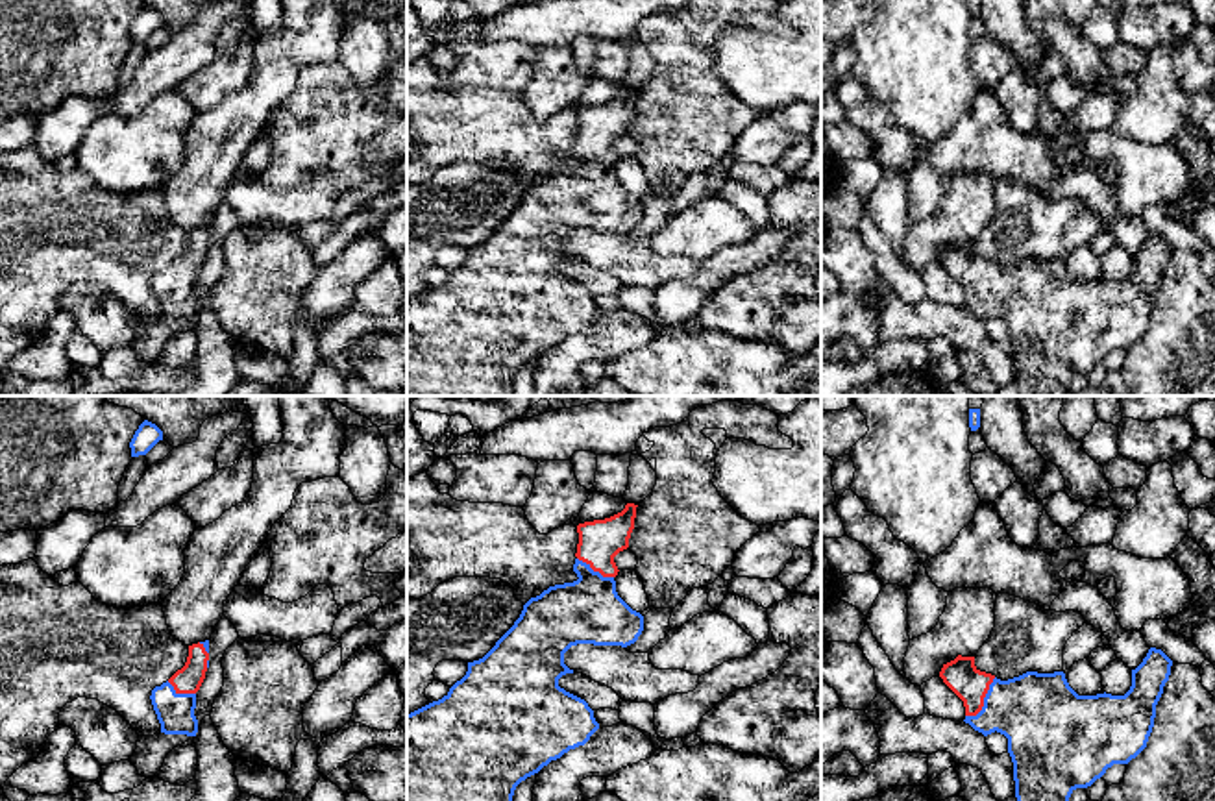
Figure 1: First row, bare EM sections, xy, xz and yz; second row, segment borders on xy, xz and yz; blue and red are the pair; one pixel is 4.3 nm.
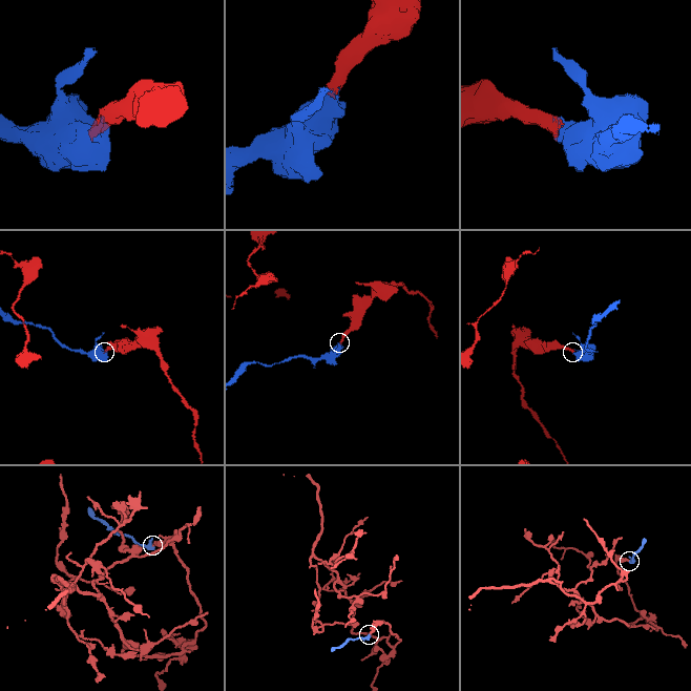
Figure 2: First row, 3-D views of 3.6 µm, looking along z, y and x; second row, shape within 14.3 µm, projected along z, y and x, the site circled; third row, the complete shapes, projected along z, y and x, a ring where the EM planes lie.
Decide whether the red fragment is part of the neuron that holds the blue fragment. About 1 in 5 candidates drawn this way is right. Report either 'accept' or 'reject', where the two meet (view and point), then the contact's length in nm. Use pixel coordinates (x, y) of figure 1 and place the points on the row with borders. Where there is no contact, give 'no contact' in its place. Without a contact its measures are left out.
accept | yz (984, 702) | 220 nm

